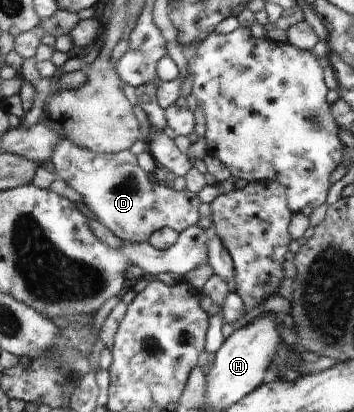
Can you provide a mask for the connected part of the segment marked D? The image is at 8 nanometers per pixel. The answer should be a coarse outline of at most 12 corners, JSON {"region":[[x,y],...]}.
{"region":[[62,138],[50,163],[124,242],[198,223],[198,195],[151,182],[130,149]]}

